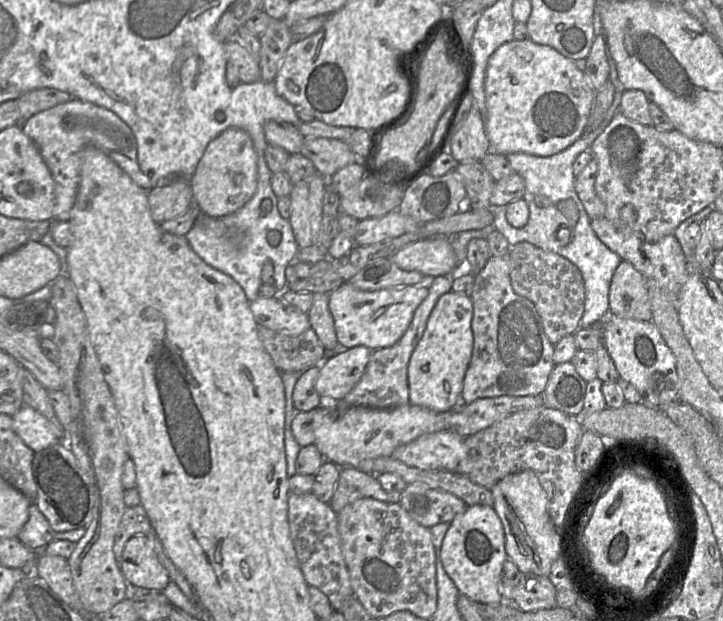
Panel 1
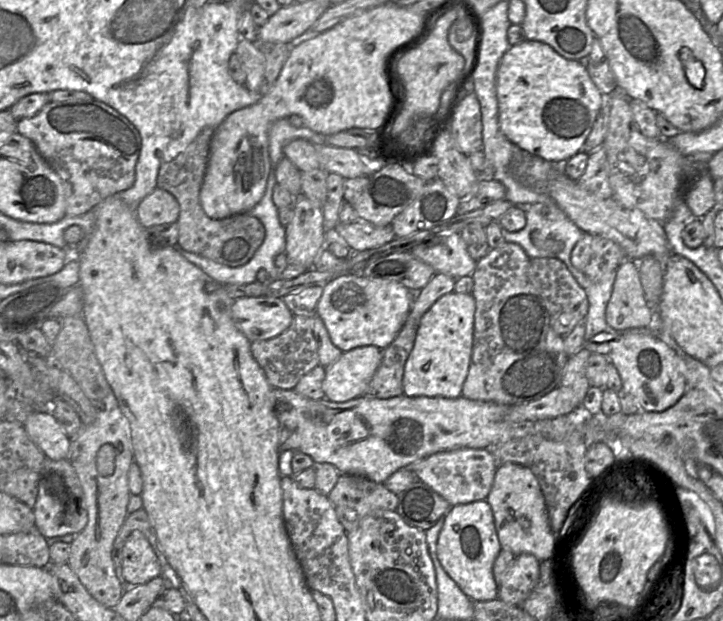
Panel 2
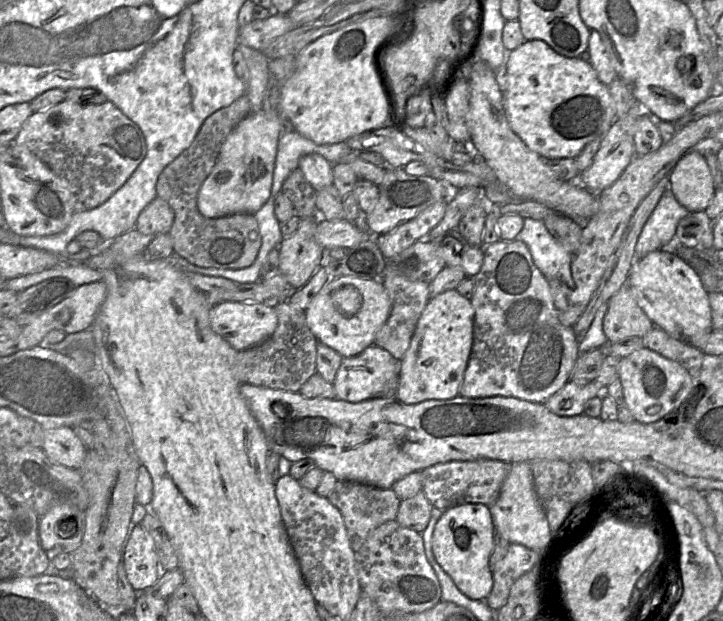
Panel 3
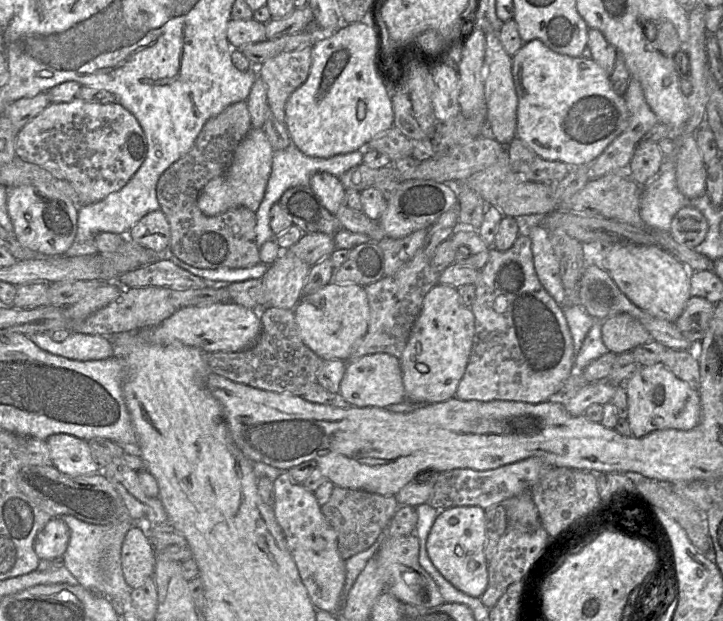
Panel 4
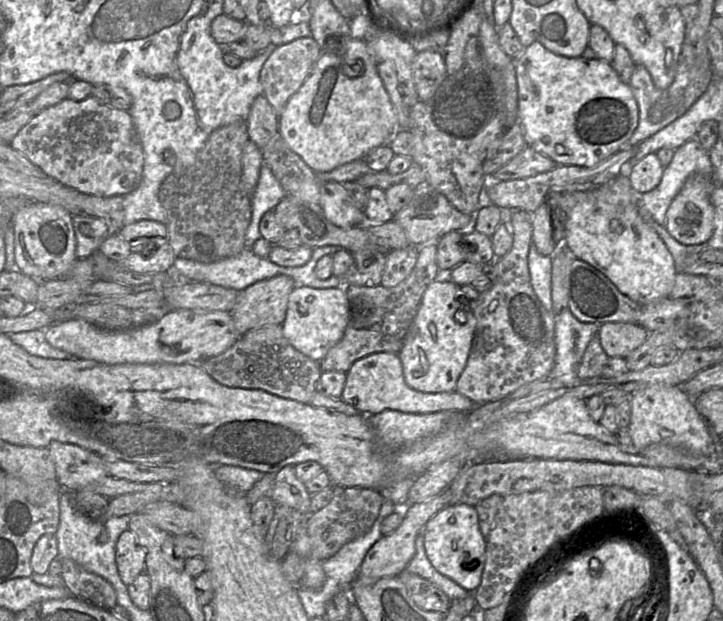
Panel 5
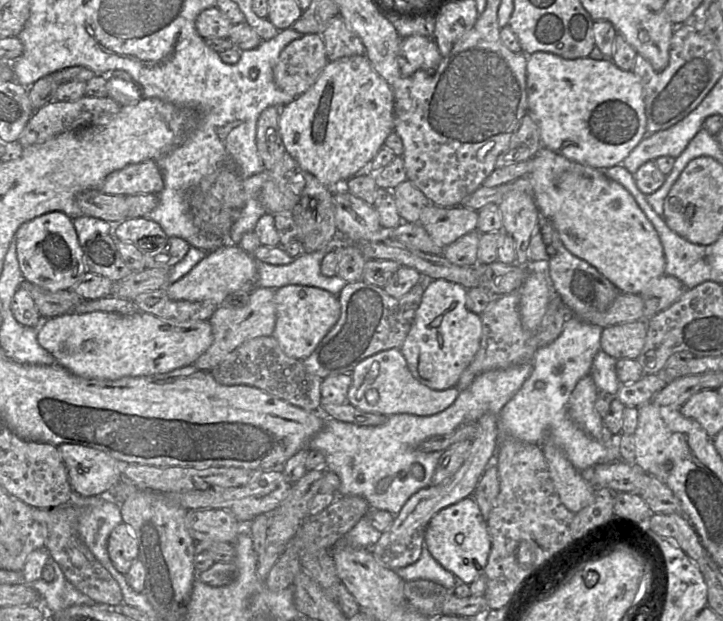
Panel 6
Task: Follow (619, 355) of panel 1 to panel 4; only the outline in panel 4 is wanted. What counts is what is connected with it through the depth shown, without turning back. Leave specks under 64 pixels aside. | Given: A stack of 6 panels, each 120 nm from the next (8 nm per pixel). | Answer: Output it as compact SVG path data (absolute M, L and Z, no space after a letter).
M662 363L640 366L624 383L627 394L628 416L632 436L641 438L656 430L688 431L701 418L699 391L677 378Z

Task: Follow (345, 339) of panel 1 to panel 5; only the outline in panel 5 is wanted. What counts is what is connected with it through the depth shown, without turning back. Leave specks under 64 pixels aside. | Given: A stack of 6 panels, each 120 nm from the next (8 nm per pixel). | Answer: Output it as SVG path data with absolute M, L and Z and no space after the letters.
M296 286L289 295L282 331L288 342L299 352L320 362L343 337L349 321L349 302L344 287L312 288Z

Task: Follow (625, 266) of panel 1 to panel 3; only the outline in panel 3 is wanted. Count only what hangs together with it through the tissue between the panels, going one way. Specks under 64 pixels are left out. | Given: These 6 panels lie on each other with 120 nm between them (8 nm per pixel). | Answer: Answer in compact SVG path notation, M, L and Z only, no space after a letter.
M624 284L608 301L608 310L603 320L603 332L608 342L617 343L632 337L642 337L653 326L637 304L628 284Z

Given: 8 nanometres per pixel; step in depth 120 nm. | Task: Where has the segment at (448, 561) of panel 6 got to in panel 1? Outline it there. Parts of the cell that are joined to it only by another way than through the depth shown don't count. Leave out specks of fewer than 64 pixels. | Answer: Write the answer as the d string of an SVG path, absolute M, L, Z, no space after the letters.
M473 505L458 514L445 534L440 557L447 575L461 594L479 603L500 604L503 596L499 579L508 556L503 525L493 507Z

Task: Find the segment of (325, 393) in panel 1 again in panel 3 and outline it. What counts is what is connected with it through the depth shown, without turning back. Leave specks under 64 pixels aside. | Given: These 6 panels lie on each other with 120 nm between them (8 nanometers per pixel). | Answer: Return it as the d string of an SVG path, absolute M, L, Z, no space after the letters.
M371 345L357 356L342 359L332 385L336 399L359 403L380 397L395 397L399 375L400 362L385 349Z

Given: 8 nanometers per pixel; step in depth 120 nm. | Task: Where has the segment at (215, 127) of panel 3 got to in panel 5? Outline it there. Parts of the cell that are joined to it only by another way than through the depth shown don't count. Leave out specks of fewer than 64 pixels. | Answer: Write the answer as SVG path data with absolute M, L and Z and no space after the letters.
M246 120L221 126L210 133L191 166L170 174L162 182L159 201L167 214L168 243L176 257L212 263L245 248L252 205L243 190L241 159L248 140Z

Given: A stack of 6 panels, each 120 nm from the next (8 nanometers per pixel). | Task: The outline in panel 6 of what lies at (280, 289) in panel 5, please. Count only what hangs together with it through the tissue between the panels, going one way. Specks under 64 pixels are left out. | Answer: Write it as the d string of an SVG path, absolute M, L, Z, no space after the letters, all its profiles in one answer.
M256 287L249 294L240 293L243 297L239 300L231 299L231 304L218 306L208 319L212 328L212 344L193 365L201 370L211 371L244 342L257 337L271 336L276 324L275 290Z

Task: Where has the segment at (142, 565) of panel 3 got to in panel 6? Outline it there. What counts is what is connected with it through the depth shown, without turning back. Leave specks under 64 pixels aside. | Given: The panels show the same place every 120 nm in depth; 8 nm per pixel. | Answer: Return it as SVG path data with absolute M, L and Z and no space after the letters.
M124 522L110 533L107 551L113 566L126 576L133 562L139 558L139 548L131 529Z

